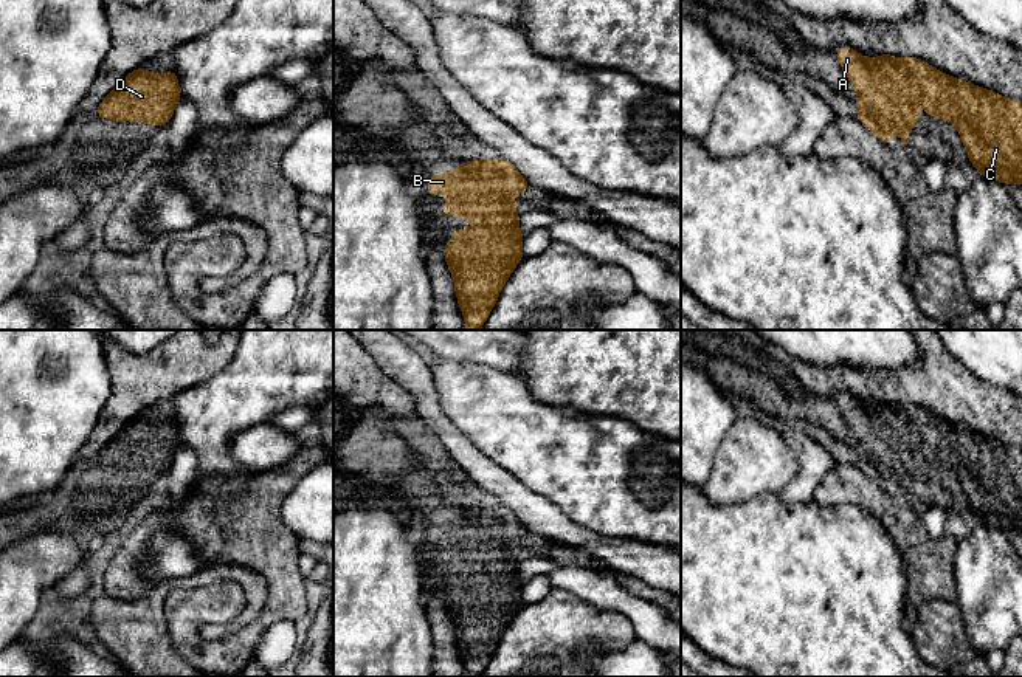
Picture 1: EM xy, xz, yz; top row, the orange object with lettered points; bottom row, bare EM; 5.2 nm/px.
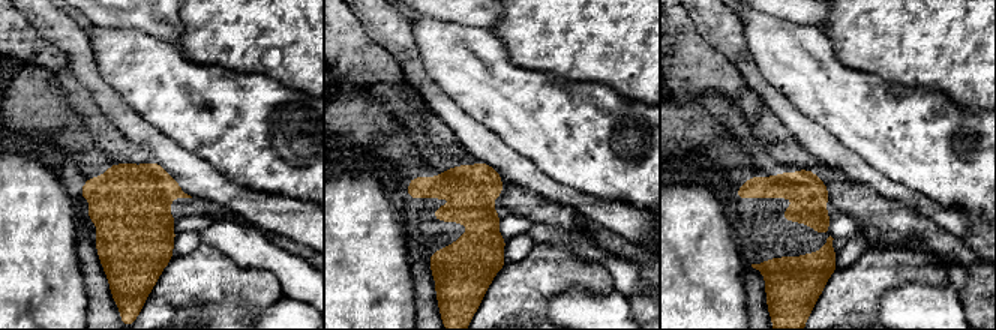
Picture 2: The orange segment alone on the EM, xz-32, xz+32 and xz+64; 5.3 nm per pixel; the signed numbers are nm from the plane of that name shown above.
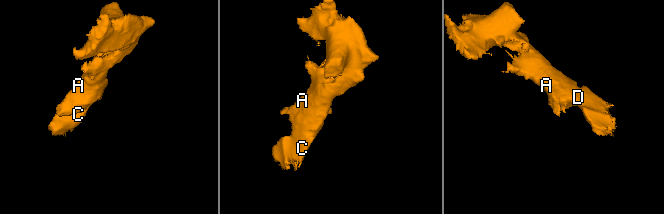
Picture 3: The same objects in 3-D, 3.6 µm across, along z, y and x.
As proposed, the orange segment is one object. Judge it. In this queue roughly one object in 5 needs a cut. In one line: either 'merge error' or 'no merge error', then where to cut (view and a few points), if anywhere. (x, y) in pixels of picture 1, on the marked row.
no merge error; cut none

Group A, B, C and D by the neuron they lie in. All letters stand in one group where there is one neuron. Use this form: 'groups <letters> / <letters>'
groups A B C D

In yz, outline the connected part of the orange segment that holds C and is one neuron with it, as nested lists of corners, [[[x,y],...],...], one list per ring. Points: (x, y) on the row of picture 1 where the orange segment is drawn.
[[[850,45],[834,51],[839,65],[856,91],[858,122],[862,122],[884,144],[892,146],[895,127],[903,144],[917,125],[918,98],[927,104],[931,118],[951,121],[968,152],[968,160],[980,177],[1010,184],[1022,184],[1022,102],[1008,99],[996,91],[952,77],[918,57],[898,59],[887,53],[867,59]]]

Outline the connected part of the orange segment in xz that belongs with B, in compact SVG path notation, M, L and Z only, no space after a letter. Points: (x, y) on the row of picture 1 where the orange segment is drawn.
M504 158L471 160L459 163L454 172L430 174L425 194L447 194L440 212L462 217L478 225L470 229L453 229L451 240L444 246L444 257L454 279L454 291L467 330L479 330L487 321L498 296L515 266L524 259L523 234L518 225L516 201L510 195L526 194L530 183Z

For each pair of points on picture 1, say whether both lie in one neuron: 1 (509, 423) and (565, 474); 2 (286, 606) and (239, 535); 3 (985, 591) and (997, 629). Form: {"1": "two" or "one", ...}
{"1": "one", "2": "one", "3": "one"}

